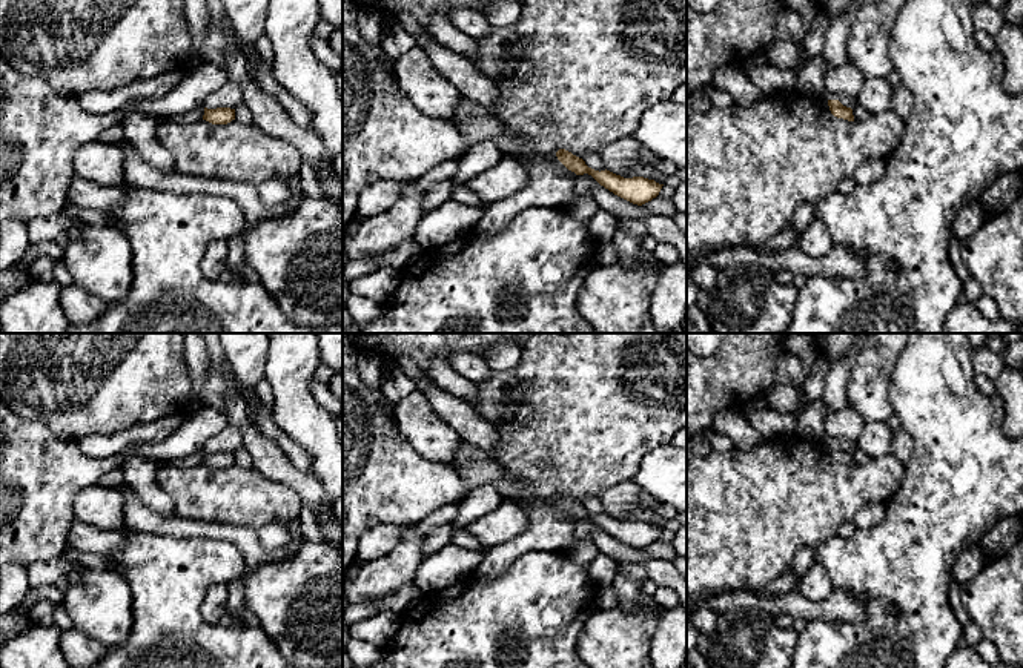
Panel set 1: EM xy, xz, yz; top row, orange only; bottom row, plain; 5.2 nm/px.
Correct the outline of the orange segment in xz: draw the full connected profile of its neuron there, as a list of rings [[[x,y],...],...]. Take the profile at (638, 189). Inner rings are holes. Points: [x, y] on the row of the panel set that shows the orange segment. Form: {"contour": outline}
{"contour": [[[559,149],[556,157],[568,170],[574,172],[576,175],[591,175],[601,186],[614,195],[637,206],[642,206],[656,198],[664,186],[644,177],[624,178],[607,169],[601,172],[594,170],[588,167],[582,158],[565,149]]]}

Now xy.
{"contour": [[[204,107],[203,120],[206,120],[212,124],[227,124],[232,120],[235,120],[235,109],[230,109],[230,107],[207,109],[207,107]]]}

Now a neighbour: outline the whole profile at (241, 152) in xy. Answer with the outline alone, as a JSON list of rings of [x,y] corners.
[[[255,121],[169,123],[157,129],[157,140],[175,157],[178,172],[257,187],[267,180],[278,180],[290,190],[303,161],[289,141],[264,134]]]

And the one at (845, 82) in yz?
[[[852,63],[839,68],[828,68],[825,72],[826,100],[857,98],[866,78]]]

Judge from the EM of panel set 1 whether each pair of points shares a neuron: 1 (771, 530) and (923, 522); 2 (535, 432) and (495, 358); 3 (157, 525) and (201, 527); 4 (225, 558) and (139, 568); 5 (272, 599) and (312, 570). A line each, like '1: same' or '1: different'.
1: different
2: different
3: same
4: same
5: same

